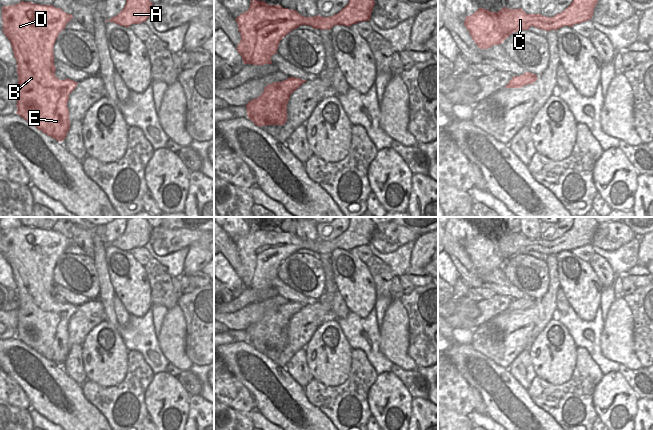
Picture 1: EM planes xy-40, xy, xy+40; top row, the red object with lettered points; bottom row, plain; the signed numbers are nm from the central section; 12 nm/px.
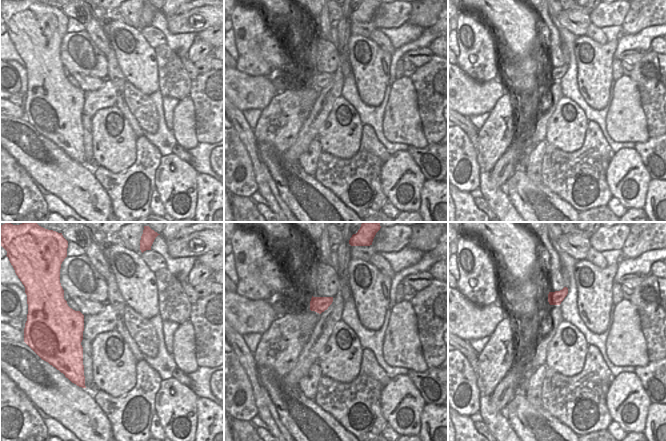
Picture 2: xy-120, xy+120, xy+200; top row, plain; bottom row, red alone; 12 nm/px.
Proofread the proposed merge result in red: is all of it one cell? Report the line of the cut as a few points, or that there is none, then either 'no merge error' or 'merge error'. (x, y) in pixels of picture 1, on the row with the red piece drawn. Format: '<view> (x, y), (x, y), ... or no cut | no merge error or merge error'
no cut | no merge error

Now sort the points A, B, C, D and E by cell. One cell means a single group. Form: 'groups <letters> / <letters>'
groups A B C D E

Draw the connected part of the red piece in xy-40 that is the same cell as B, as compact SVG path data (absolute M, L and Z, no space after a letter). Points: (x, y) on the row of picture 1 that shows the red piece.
M21 1L2 7L3 32L11 42L17 61L18 99L17 114L46 135L62 142L70 127L67 103L76 81L60 80L55 76L54 44L59 33L73 18L53 5L40 5Z

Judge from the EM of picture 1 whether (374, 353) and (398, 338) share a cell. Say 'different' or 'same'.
different

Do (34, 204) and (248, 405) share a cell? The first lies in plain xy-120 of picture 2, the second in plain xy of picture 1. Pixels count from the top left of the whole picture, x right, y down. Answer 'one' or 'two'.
two

